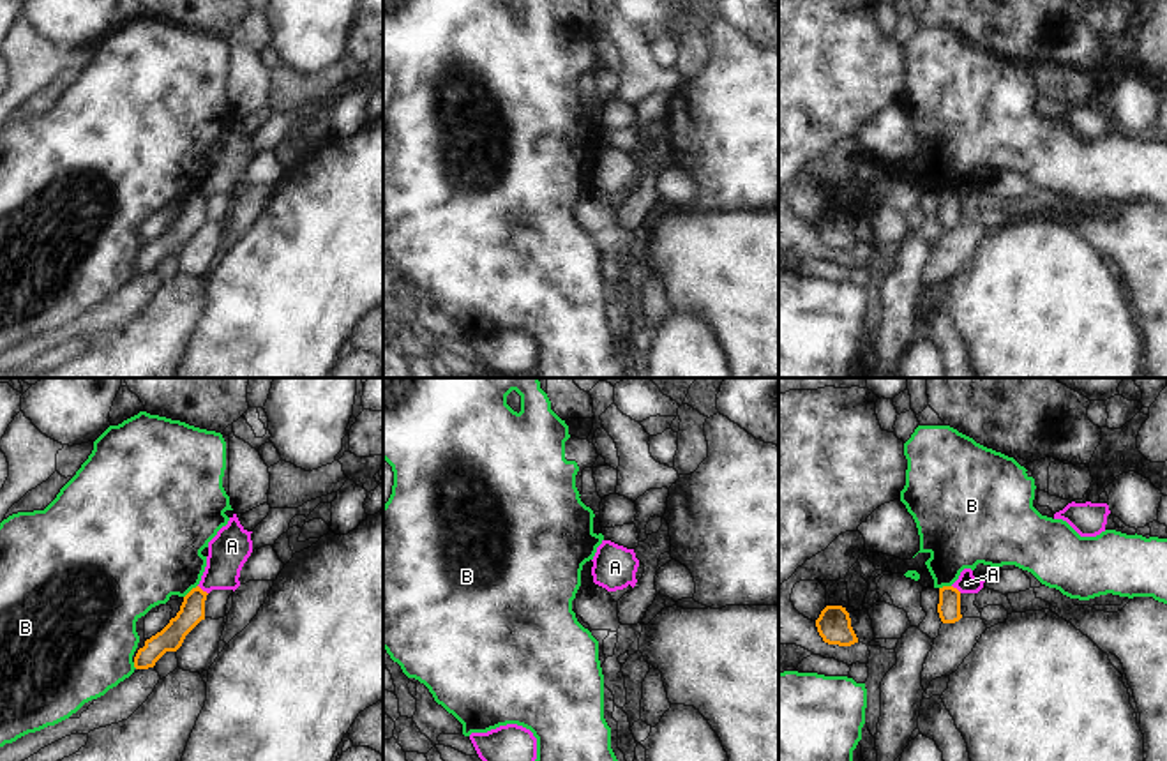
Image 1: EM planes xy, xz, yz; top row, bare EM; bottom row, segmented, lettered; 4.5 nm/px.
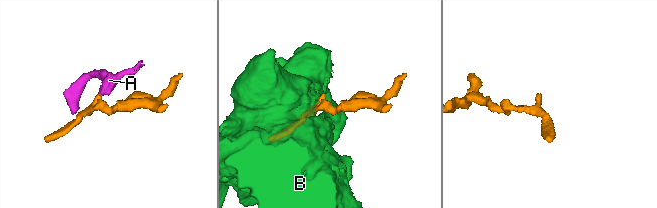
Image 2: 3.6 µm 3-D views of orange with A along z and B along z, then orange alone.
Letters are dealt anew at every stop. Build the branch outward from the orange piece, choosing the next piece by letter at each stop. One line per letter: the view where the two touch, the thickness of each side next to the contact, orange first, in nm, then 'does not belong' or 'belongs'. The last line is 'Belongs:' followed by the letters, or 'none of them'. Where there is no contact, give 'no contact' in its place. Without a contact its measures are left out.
A: contact in xy; calibres 110 and 180 nm; does not belong
B: contact in xy; calibres 110 and 440 nm; does not belong
Belongs: none of them

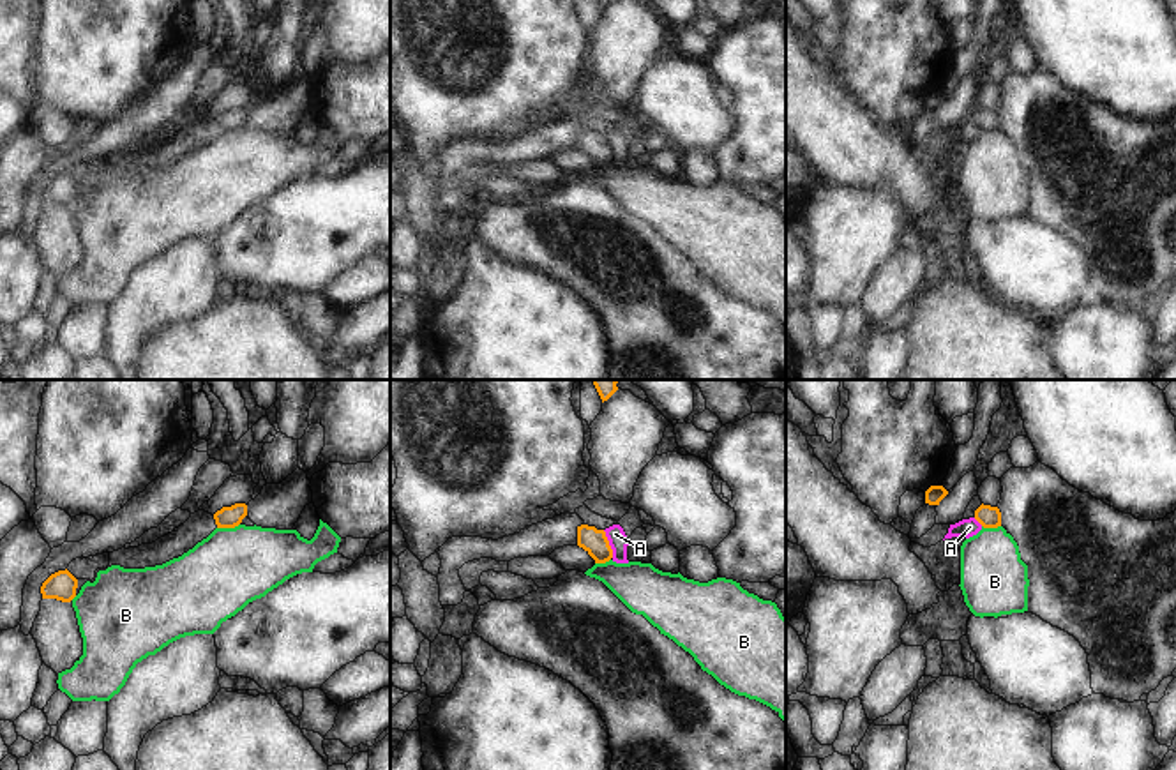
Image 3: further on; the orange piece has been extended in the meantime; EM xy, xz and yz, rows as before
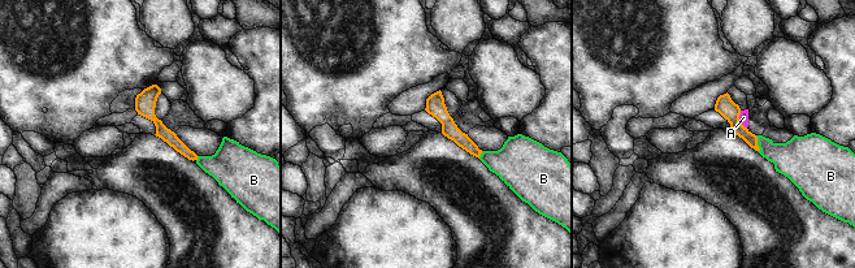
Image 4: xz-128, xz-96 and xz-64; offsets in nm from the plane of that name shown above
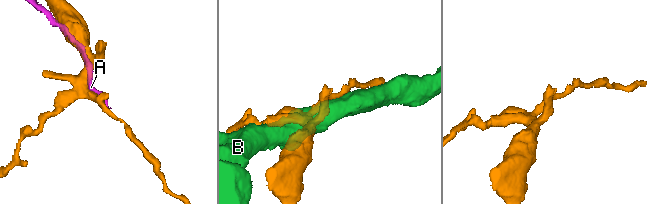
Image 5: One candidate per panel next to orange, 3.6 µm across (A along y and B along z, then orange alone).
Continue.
A: contact in xz; calibres 120 and 90 nm; does not belong
B: contact in xy; calibres 100 and 360 nm; does not belong
Belongs: none of them

